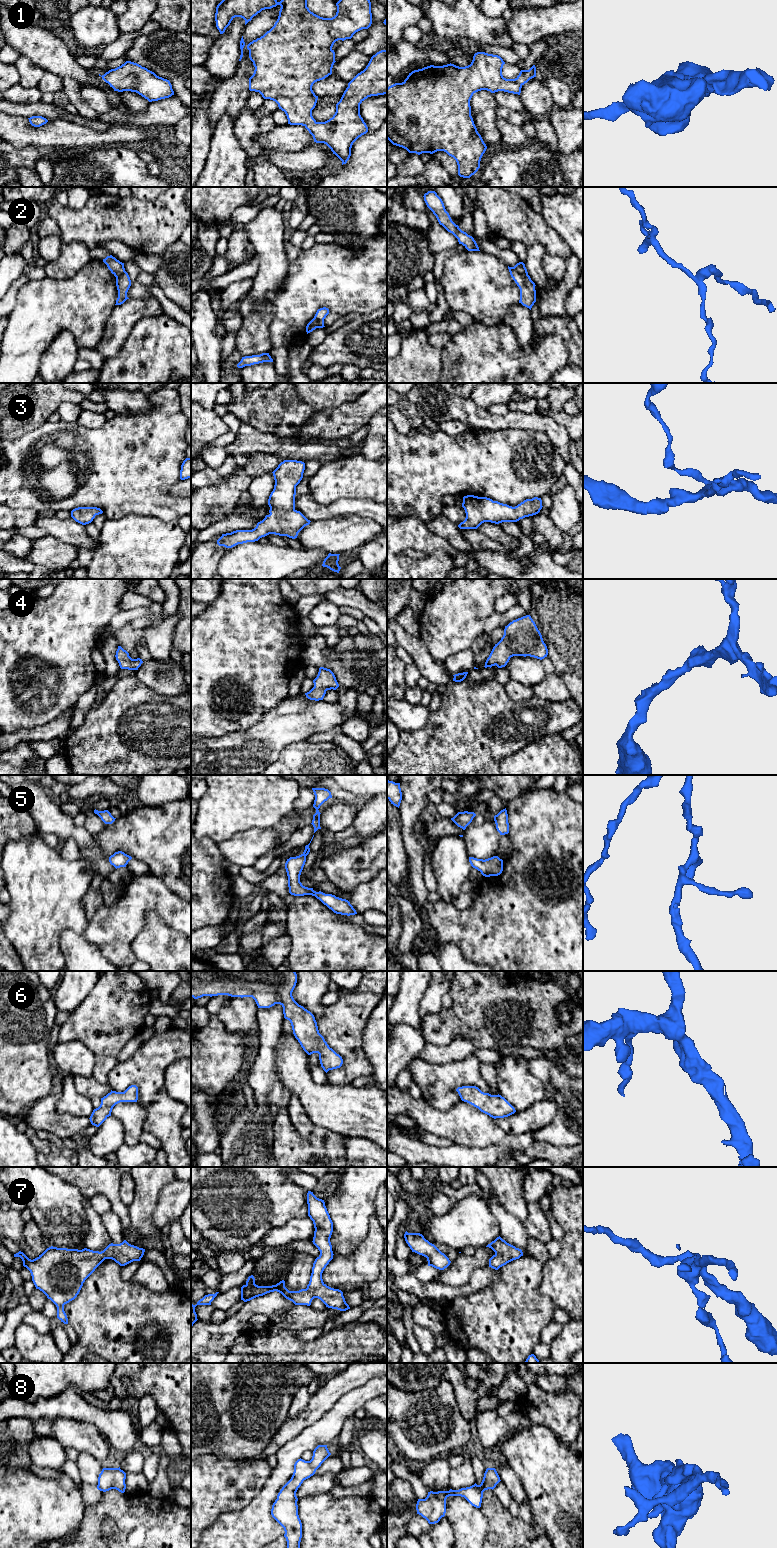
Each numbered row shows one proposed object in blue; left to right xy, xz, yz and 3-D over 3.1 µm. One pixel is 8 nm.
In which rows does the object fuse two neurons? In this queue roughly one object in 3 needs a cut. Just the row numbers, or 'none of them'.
2

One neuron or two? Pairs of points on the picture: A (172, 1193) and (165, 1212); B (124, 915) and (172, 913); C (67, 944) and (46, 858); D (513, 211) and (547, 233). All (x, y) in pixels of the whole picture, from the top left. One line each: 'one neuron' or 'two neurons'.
A: one neuron
B: one neuron
C: two neurons
D: one neuron

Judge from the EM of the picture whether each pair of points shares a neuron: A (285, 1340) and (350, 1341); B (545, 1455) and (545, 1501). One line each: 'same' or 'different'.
A: same
B: same

